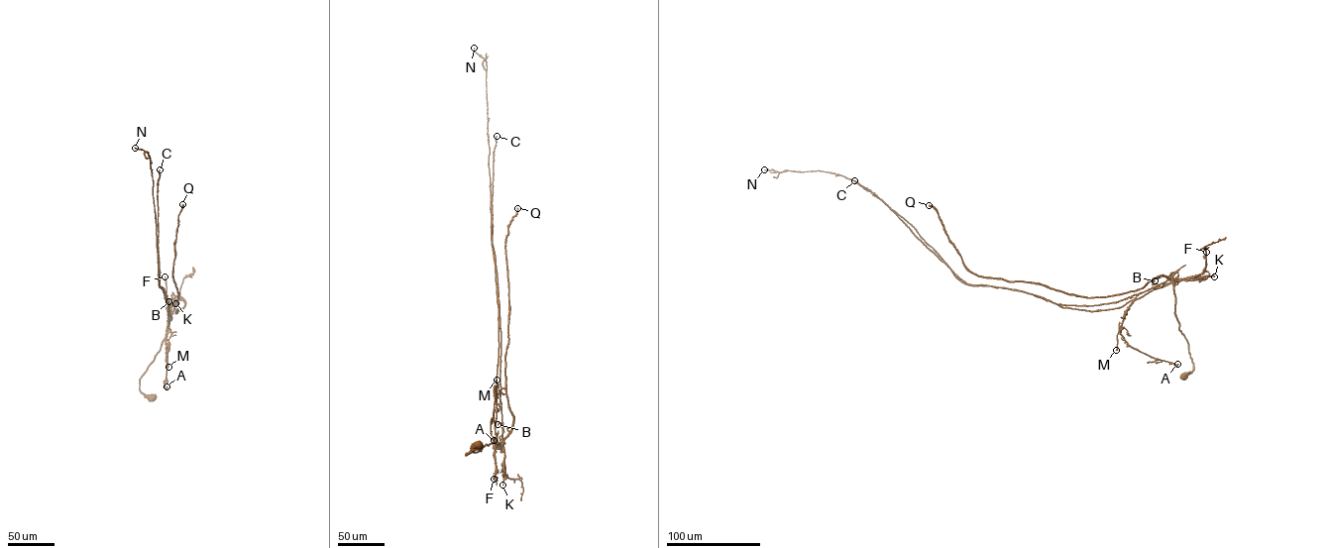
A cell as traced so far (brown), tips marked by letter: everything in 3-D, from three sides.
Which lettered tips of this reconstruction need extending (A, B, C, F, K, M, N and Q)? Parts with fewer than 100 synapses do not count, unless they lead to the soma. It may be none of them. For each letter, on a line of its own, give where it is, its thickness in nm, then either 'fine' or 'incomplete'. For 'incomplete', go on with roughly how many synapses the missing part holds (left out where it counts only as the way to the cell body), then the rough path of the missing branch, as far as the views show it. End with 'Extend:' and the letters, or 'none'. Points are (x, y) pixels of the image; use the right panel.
A: place (1177, 364); calibre 140 nm; fine
B: place (1155, 280); calibre 130 nm; fine
C: place (854, 180); calibre 180 nm; fine
F: place (1206, 252); calibre 130 nm; fine
K: place (1214, 276); calibre 220 nm; fine
M: place (1116, 350); calibre 650 nm; fine
N: place (764, 169); calibre 110 nm; fine
Q: place (929, 205); calibre 600 nm; incomplete; 2500 synapses; course (929, 205), (834, 196), (831, 188), (857, 164), (854, 135), (839, 141), (790, 126), (747, 138), (727, 157)
Extend: Q

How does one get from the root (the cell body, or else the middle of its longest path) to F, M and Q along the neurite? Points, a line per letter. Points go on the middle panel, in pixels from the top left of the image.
F: (479, 444), (466, 455), (478, 452), (486, 444), (499, 443), (495, 438), (494, 479)
M: (479, 444), (466, 455), (492, 442), (498, 443), (495, 432), (497, 380)
Q: (479, 444), (466, 455), (493, 442), (500, 445), (512, 425), (505, 376), (508, 296), (505, 244), (517, 208)

